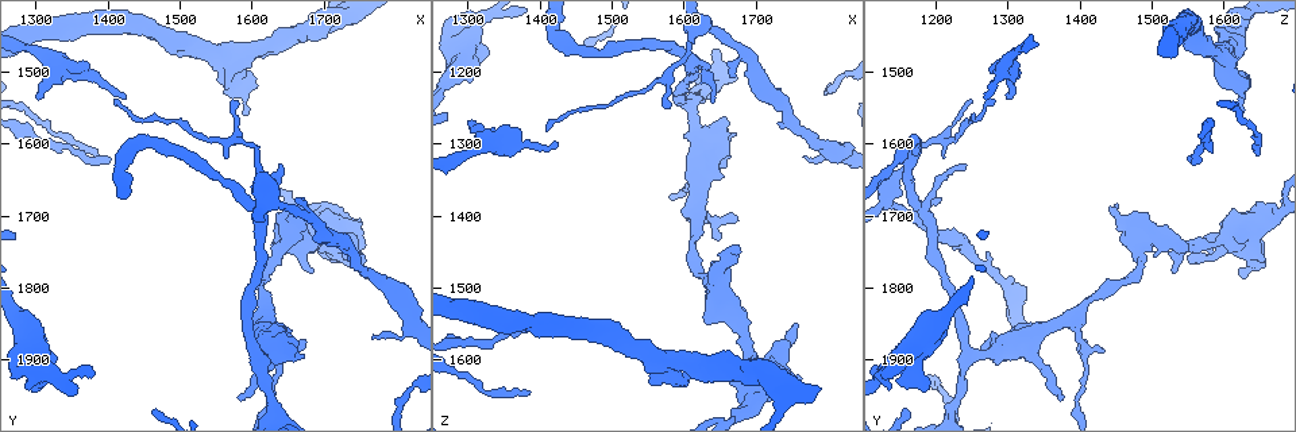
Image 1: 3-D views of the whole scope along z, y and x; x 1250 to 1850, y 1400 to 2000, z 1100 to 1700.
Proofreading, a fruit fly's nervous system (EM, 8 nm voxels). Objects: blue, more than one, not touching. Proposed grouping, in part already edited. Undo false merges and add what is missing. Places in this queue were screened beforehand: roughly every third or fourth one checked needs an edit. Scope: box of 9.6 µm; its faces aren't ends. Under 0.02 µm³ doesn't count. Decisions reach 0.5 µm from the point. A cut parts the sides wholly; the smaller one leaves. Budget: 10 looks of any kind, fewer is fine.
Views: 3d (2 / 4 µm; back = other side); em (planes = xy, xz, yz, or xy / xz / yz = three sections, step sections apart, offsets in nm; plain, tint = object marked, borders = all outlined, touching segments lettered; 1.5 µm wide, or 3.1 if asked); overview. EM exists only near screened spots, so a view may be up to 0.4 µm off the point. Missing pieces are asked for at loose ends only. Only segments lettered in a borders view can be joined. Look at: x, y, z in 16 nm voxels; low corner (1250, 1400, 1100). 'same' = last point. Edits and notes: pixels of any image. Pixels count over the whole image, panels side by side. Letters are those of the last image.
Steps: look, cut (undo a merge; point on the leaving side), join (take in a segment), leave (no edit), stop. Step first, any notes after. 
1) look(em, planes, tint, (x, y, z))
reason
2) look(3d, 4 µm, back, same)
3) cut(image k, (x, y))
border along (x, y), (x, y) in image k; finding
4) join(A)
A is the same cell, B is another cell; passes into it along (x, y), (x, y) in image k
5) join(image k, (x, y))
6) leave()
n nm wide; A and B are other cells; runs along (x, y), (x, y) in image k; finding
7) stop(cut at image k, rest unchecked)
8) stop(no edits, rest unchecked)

look(em, yz, step 8, borders, (1605, 1890, 1250))
sharp bend

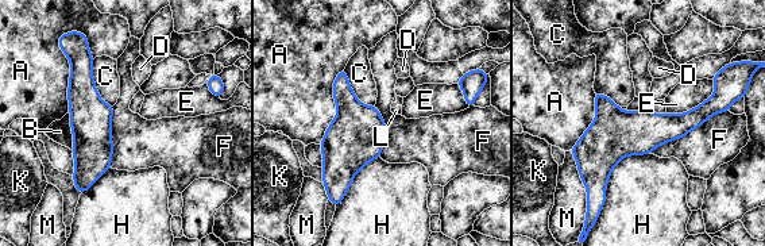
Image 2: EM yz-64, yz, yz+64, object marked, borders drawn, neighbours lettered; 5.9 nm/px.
leave()
A, B, C, D, E, F, H, K, L and M are other cells; border along (721, 112), (649, 153) in image 2; one neuron here

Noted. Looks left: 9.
look(em, planes, borders, (1770, 1870, 1320))
thin end

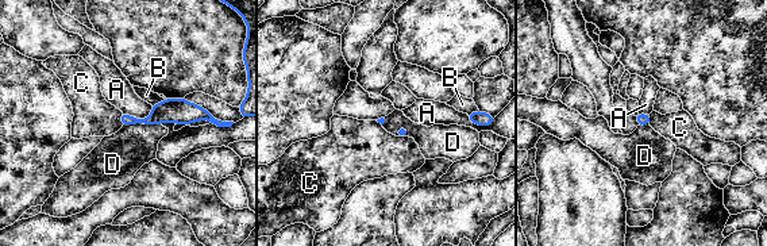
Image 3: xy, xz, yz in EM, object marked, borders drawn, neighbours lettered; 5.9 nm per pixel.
leave()
A, B, C and D are other cells; no lettered segment goes on from it

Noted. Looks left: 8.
look(3d, 4 µm, (1755, 1780, 1620))
an open end

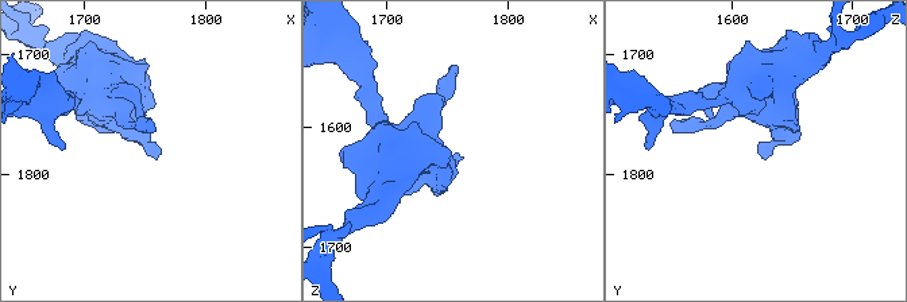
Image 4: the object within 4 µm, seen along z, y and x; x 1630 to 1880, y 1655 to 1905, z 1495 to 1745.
look(em, planes, plain, (1760, 1780, 1622))

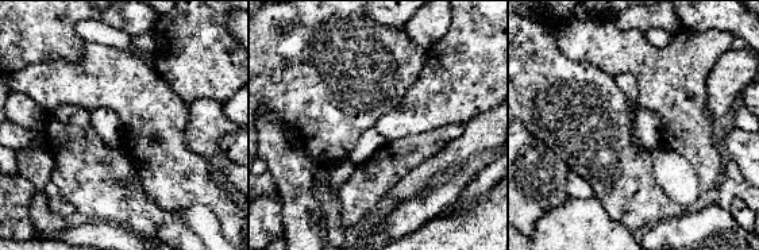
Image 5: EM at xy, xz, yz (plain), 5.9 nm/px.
look(em, planes, borders, same)

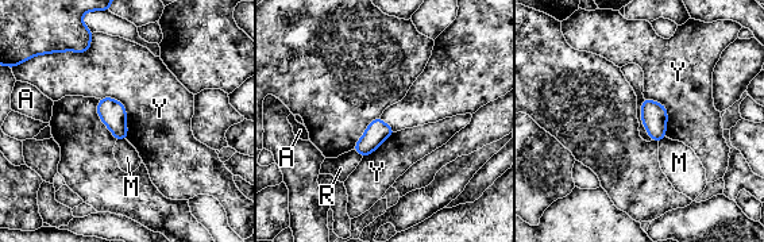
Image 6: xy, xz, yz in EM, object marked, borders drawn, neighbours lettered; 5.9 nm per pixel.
leave()
A, M, R and Y are other cells; none of them fits

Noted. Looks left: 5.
look(3d, 4 µm, (1305, 1535, 1265))
branch stops here

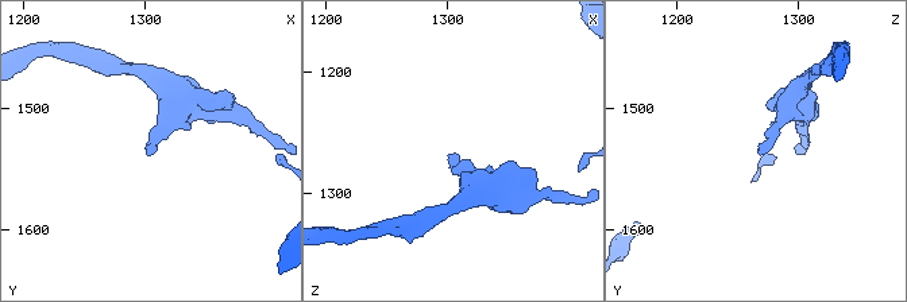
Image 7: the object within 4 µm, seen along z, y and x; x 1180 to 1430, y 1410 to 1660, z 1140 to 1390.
look(em, planes, borders, (1304, 1538, 1268))
shape alone is not enough

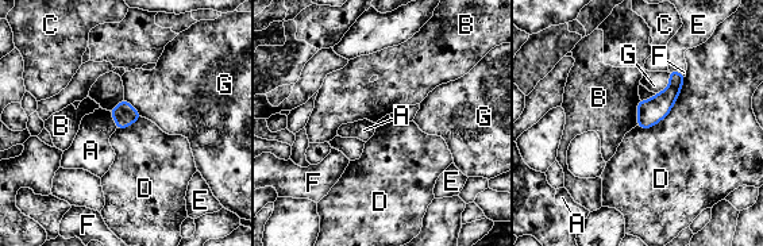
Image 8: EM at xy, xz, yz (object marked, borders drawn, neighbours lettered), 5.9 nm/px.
leave()
A, B, C, D, E, F and G are other cells; border along (686, 76), (671, 110), (639, 127) in image 8; none of them fits

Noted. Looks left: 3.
stop(no edits, rest unchecked)

